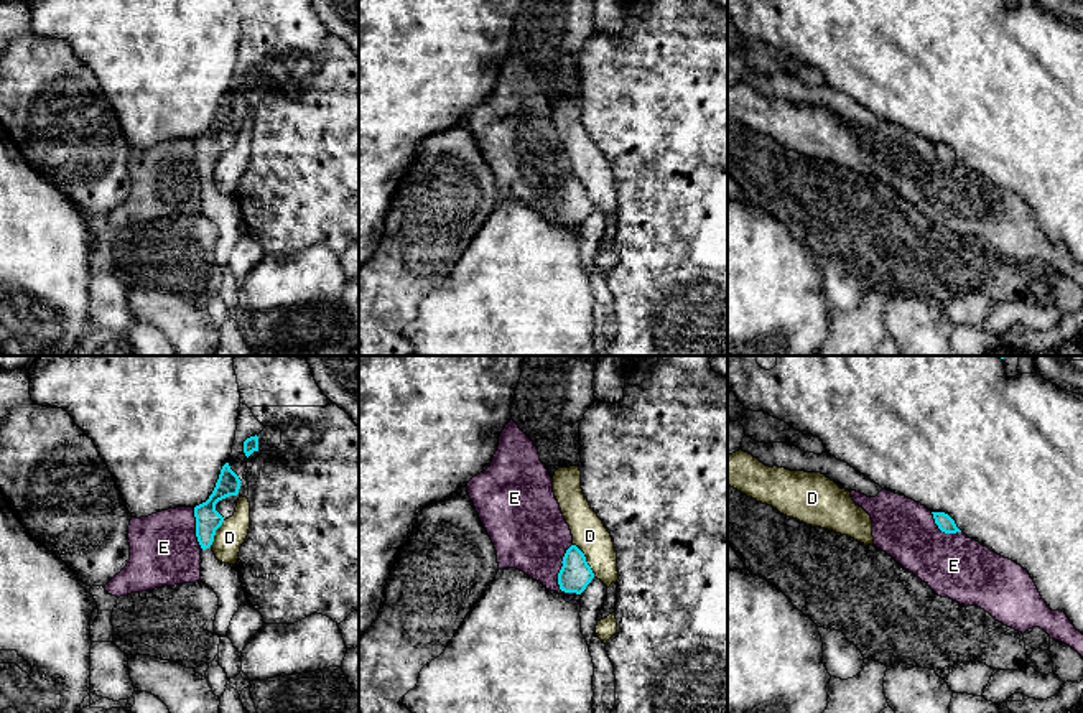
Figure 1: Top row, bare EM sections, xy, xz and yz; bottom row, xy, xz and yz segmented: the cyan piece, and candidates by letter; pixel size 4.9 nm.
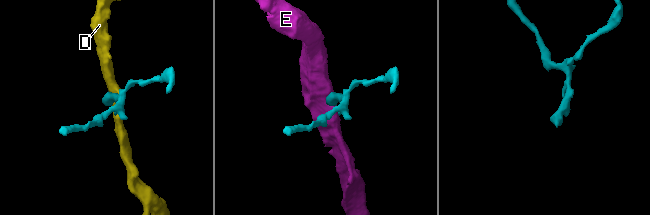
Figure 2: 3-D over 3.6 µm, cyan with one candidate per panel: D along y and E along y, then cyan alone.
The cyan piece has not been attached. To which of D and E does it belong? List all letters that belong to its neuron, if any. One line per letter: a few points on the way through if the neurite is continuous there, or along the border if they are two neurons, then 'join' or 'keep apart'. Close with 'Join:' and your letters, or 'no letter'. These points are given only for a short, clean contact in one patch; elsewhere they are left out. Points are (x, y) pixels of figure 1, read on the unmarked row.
D: border xz (573, 175), (583, 185), (594, 208); keep apart
E: border xz (571, 175), (558, 205), (558, 218), (565, 224); keep apart
Join: no letter

